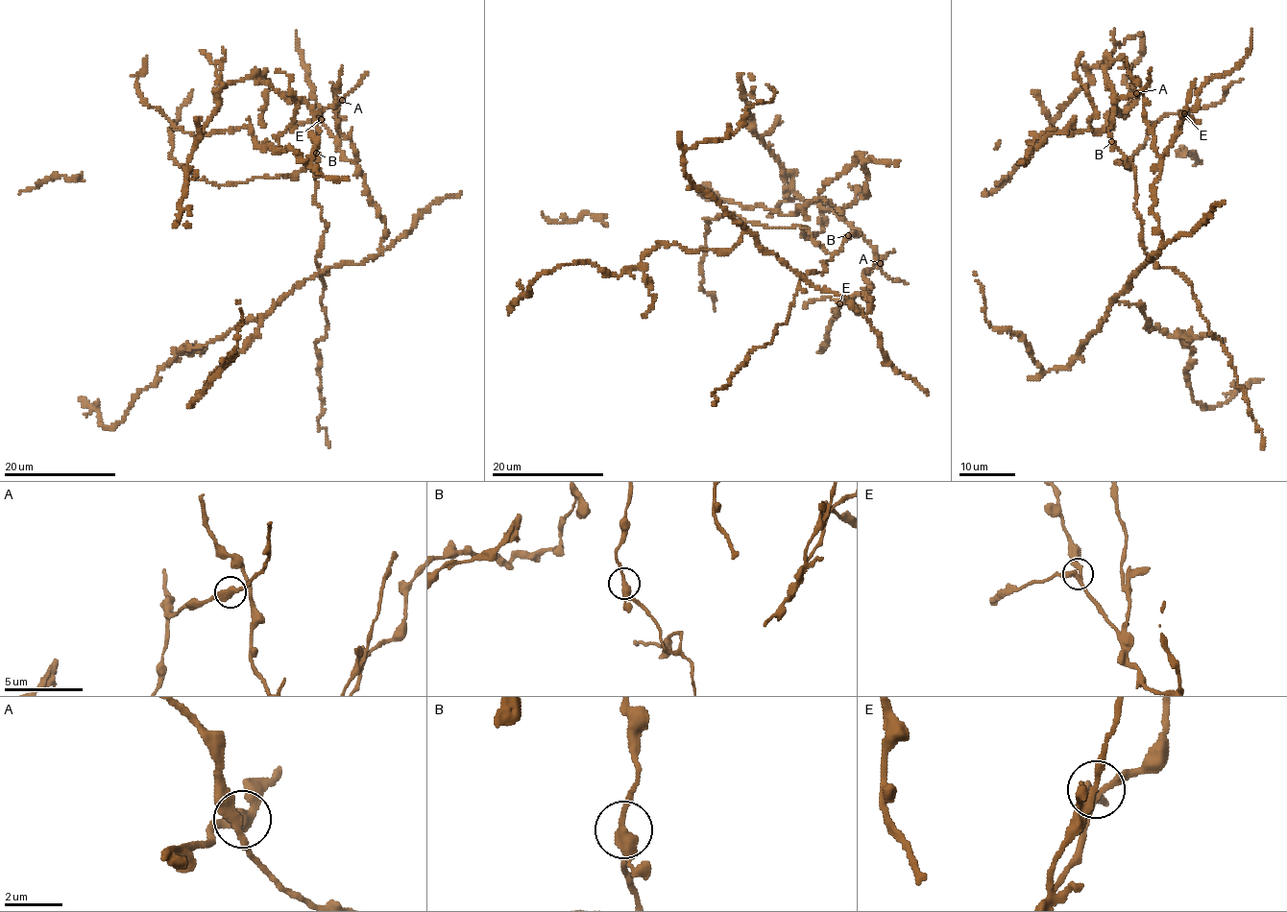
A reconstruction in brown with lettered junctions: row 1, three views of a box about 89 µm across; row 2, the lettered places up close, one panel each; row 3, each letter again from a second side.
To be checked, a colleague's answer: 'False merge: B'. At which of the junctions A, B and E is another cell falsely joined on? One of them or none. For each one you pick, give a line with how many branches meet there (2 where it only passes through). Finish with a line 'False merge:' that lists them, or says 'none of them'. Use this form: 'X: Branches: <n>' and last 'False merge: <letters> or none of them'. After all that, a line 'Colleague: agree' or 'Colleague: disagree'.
B: Branches: 3
False merge: B
Colleague: agree

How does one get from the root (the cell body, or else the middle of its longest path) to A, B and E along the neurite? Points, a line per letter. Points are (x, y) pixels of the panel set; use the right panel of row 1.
A: (1160, 167), (1160, 156), (1155, 153), (1153, 135), (1144, 118), (1144, 95), (1141, 90), (1136, 93)
B: (1160, 167), (1160, 156), (1144, 118), (1141, 90), (1114, 102), (1108, 131), (1111, 141)
E: (1160, 167), (1161, 156), (1173, 144), (1184, 113)

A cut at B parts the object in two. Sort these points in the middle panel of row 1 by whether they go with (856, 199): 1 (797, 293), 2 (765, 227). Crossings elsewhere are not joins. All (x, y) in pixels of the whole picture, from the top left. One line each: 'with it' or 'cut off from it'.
1: cut off from it
2: cut off from it

